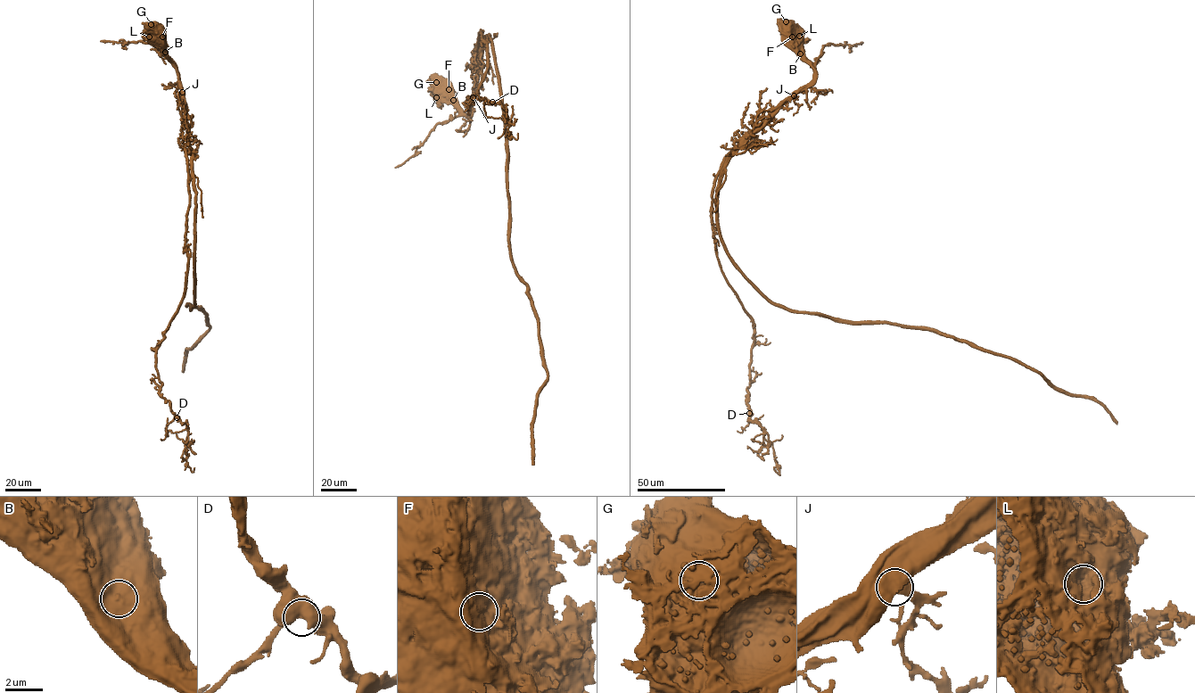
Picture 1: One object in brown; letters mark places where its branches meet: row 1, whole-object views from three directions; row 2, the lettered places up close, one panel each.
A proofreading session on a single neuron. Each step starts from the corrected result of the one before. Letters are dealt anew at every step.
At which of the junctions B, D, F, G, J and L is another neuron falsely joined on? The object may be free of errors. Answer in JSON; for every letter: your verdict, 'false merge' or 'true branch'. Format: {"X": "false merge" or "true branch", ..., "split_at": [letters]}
{"B": "true branch", "D": "true branch", "F": "true branch", "G": "true branch", "J": "true branch", "L": "true branch", "split_at": []}

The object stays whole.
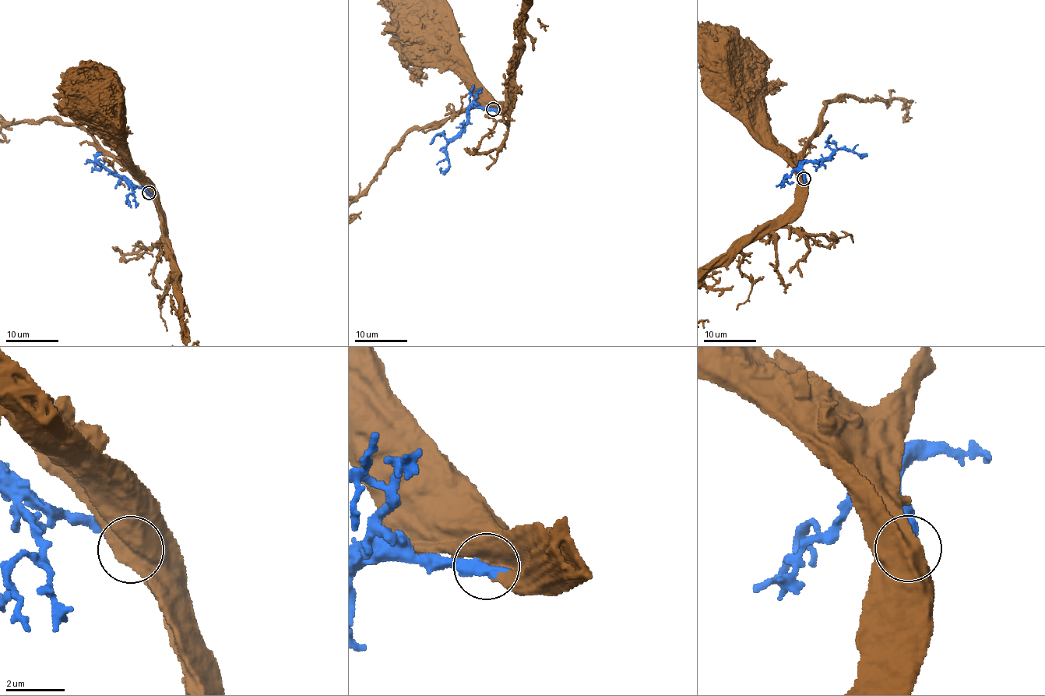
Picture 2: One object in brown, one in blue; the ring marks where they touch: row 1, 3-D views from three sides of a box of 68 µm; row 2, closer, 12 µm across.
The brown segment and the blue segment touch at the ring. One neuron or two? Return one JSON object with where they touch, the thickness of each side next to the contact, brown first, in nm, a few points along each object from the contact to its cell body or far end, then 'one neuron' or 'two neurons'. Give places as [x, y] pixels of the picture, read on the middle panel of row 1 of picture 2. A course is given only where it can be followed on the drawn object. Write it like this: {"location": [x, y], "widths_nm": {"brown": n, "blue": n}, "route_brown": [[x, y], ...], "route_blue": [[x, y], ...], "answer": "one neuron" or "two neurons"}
{"location": [493, 109], "widths_nm": {"brown": 850, "blue": 480}, "route_brown": [[494, 107], [420, 20]], "route_blue": [[494, 109], [473, 107], [469, 111], [469, 123], [447, 146], [445, 155], [448, 166], [445, 171], [440, 168]], "answer": "one neuron"}

